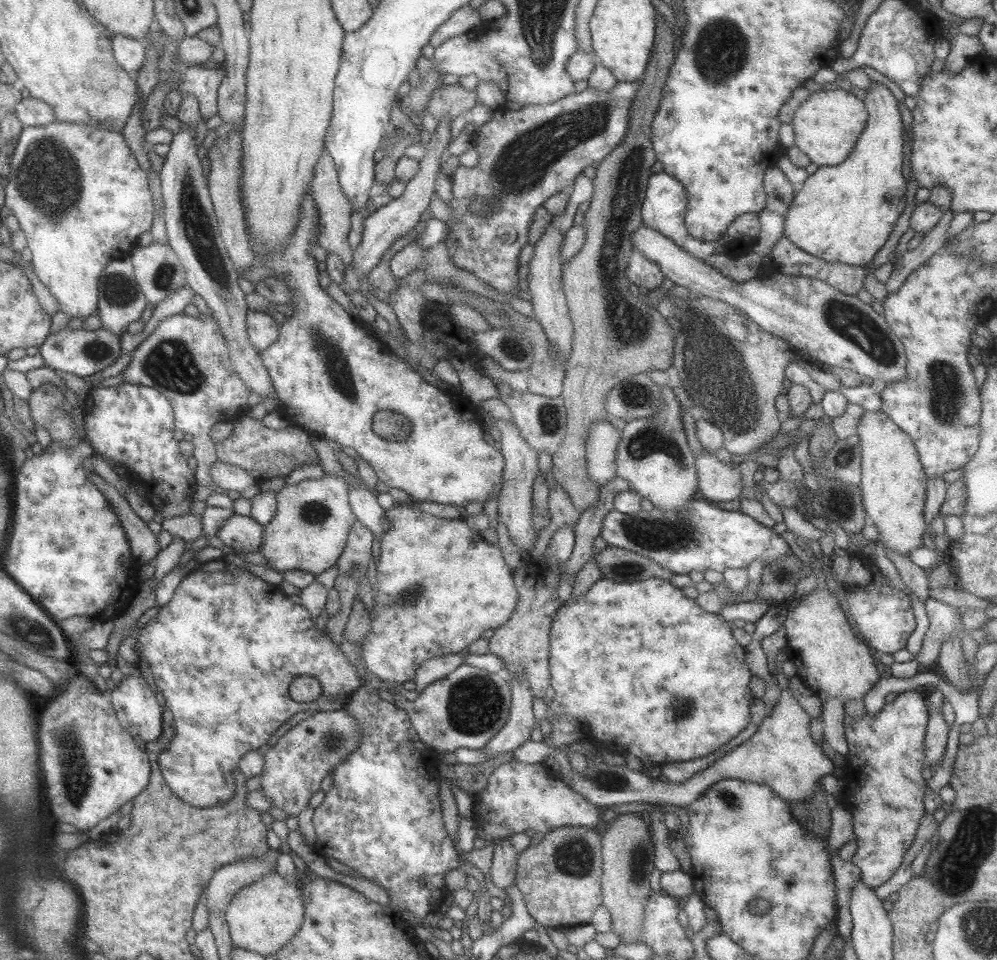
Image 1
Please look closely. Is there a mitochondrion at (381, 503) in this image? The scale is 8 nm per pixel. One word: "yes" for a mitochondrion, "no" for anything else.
no

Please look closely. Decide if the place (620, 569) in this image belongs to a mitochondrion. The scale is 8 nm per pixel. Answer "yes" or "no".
yes

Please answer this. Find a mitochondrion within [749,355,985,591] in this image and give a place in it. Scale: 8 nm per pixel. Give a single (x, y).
(944, 379)

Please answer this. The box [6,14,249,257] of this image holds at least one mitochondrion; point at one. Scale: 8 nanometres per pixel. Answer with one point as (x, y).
(48, 179)

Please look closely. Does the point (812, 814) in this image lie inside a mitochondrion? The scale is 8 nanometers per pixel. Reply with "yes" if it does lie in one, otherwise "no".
no

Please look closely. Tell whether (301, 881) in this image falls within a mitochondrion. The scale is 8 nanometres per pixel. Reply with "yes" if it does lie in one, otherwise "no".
no

